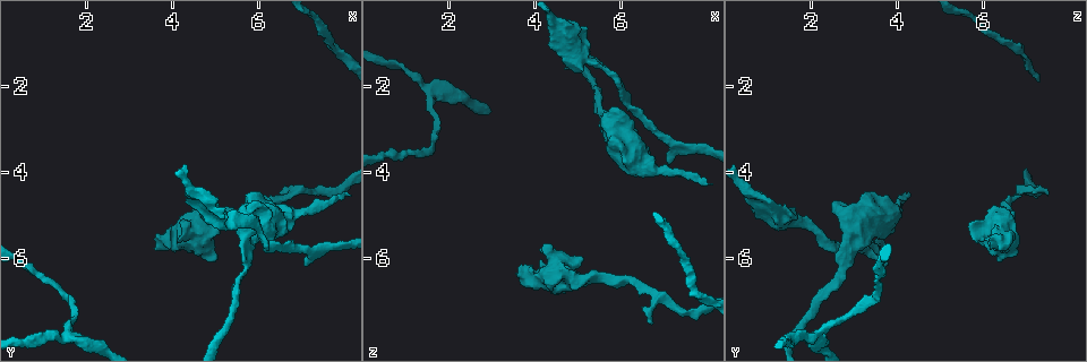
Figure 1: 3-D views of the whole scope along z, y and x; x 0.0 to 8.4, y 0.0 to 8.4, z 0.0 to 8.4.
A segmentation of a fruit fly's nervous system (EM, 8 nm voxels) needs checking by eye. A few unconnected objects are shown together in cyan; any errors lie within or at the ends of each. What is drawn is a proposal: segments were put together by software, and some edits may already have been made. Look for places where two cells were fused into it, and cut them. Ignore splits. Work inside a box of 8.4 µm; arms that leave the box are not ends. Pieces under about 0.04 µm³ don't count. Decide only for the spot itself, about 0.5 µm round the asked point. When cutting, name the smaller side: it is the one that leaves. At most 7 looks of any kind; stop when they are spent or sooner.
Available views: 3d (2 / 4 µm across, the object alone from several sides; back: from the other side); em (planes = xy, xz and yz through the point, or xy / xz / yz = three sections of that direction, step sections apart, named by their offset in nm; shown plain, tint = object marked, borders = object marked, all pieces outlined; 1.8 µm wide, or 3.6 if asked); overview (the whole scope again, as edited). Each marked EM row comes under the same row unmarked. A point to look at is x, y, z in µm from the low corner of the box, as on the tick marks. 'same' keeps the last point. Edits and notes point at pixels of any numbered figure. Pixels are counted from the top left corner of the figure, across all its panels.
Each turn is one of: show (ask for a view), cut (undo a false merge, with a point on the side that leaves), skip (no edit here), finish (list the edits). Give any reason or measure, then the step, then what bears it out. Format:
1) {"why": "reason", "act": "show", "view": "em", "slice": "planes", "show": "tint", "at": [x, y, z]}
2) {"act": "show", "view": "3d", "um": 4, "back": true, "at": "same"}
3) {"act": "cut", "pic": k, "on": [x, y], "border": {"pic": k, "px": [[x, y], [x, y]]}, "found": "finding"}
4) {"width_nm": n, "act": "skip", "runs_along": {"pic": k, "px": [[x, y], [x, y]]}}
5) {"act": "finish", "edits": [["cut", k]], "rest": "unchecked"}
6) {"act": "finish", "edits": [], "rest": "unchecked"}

{"why": "calibre changes", "act": "show", "view": "em", "slice": "planes", "show": "tint", "at": [4.70, 4.55, 0.70]}

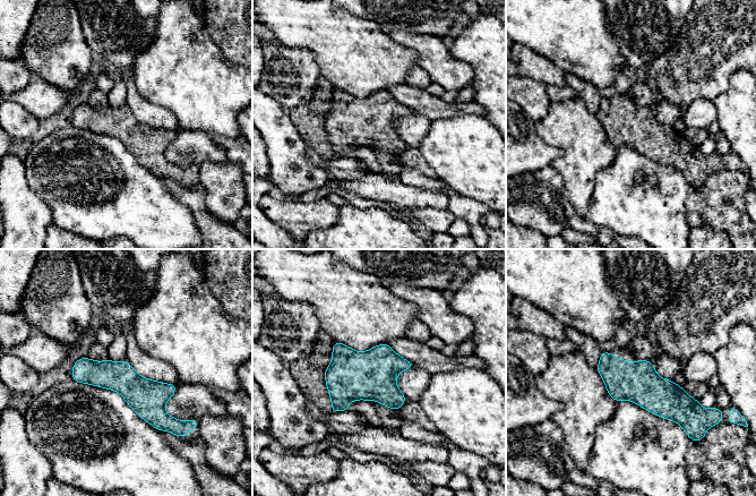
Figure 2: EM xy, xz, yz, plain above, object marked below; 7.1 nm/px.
{"width_nm": 240, "act": "skip", "runs_along": {"pic": 2, "px": [[77, 364], [117, 376], [169, 428]]}, "found": "one cell here"}

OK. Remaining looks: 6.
{"why": "closes a loop", "act": "show", "view": "em", "um": 3.6, "slice": "xz", "step": 4, "show": "tint", "at": [5.70, 6.15, 2.80]}

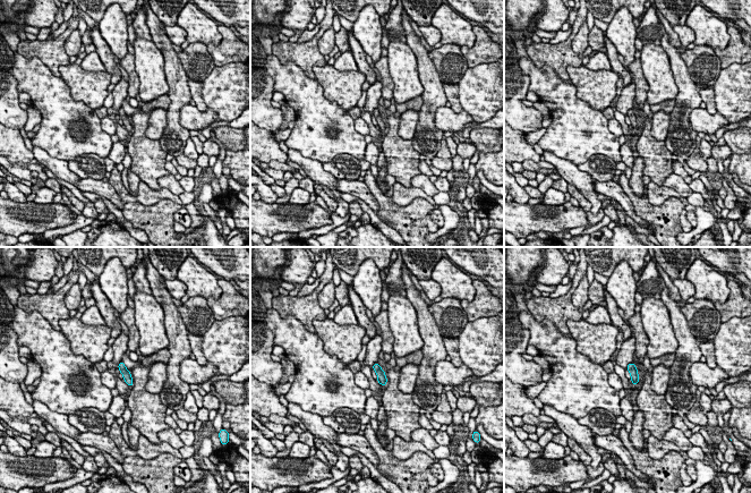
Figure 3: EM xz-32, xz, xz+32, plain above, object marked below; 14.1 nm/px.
{"width_nm": 130, "act": "skip", "found": "continuous, no second cell"}

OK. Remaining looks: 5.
{"why": "abrupt turn", "act": "show", "view": "em", "um": 3.6, "slice": "planes", "show": "tint", "at": [4.40, 5.20, 6.35]}

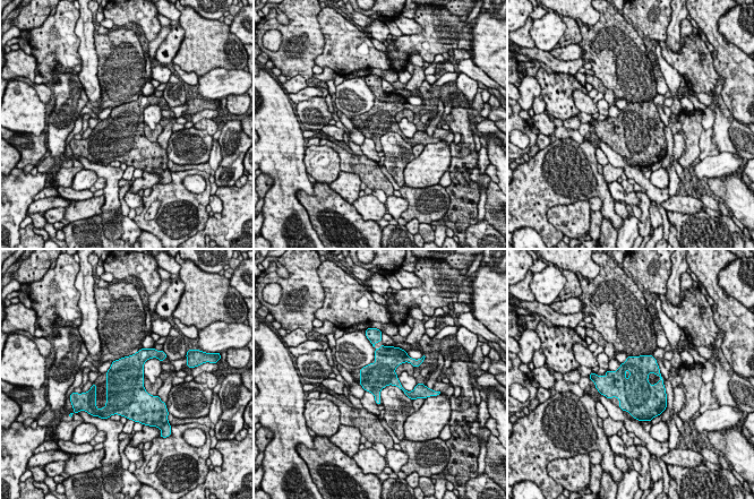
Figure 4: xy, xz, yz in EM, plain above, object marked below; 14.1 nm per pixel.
{"act": "skip", "found": "one cell here"}

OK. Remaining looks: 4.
{"act": "finish", "edits": [], "rest": "unchecked"}

